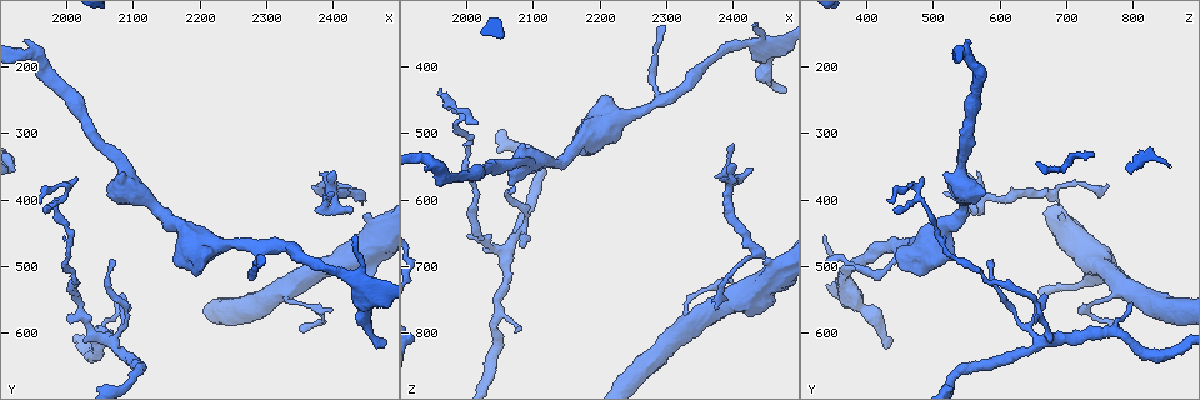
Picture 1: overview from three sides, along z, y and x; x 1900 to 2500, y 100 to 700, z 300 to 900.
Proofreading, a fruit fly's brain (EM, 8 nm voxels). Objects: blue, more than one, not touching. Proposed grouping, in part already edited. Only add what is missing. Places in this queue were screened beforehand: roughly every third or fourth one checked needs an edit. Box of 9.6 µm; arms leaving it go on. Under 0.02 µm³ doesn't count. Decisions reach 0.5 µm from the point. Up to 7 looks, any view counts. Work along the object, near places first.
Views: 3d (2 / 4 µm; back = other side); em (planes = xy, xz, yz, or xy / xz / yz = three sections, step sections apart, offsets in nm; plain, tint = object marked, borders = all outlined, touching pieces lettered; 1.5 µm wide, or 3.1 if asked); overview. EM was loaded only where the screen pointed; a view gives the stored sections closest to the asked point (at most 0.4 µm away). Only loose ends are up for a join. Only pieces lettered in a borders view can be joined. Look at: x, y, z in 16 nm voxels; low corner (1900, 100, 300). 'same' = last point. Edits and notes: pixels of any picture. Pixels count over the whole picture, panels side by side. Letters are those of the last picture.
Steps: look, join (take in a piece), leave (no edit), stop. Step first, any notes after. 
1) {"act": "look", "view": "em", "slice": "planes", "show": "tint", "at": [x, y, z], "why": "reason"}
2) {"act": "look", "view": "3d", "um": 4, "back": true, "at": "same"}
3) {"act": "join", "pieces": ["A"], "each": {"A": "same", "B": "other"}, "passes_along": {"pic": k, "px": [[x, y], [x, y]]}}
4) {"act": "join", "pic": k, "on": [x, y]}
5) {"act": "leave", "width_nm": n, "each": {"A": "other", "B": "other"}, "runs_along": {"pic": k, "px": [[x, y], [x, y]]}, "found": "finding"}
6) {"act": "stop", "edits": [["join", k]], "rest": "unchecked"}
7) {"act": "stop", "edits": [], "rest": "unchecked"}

{"act": "look", "view": "em", "slice": "planes", "show": "borders", "at": [2295, 495, 340], "why": "tapers out"}

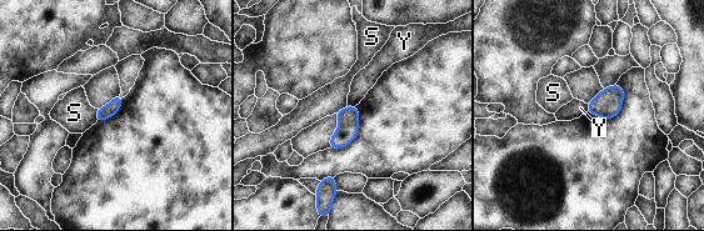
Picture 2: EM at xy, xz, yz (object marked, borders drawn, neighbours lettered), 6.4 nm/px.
{"act": "leave", "each": {"S": "other", "Y": "other"}, "border": {"pic": 2, "px": [[348, 105], [354, 106]]}, "found": "none of them fits"}

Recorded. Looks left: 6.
{"act": "look", "view": "3d", "um": 4, "at": [2075, 555, 800], "why": "free end"}

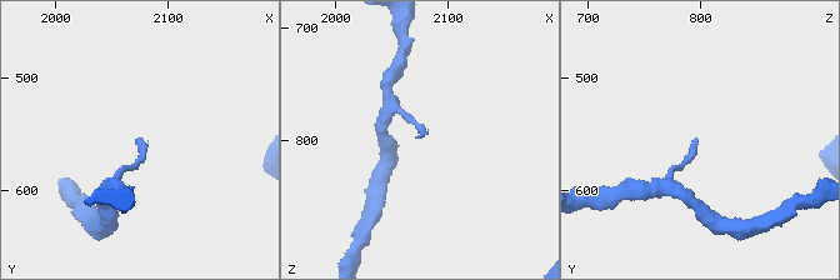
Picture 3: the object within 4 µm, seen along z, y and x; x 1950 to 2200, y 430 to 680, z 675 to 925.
{"act": "look", "view": "em", "slice": "xz", "step": 8, "show": "borders", "at": [2072, 554, 800], "why": "need the tissue"}

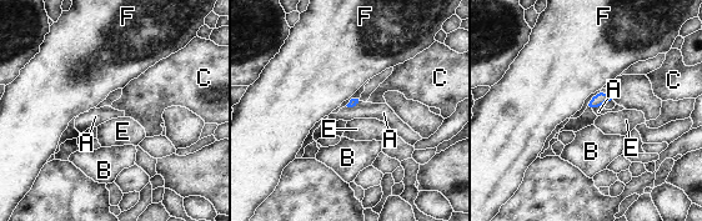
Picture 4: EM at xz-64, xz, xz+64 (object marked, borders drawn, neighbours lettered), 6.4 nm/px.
{"act": "leave", "each": {"A": "other", "B": "other", "C": "other", "E": "other", "F": "other"}, "found": "none of them fits"}

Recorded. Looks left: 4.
{"act": "look", "view": "em", "slice": "planes", "show": "borders", "at": [2370, 380, 765], "why": "thin end"}

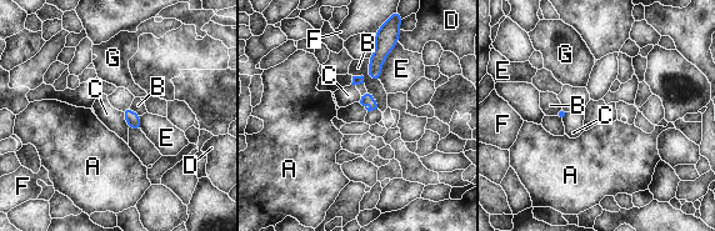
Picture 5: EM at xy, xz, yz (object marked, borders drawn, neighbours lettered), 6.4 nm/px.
{"act": "leave", "longest_contact_nm": ["E", 280], "each": {"A": "other", "B": "other", "C": "other", "D": "other", "E": "other", "F": "other", "G": "other"}, "border": {"pic": 5, "px": [[120, 111], [129, 126]]}, "found": "none of them fits"}

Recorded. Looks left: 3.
{"act": "stop", "edits": [], "rest": "unchecked"}

